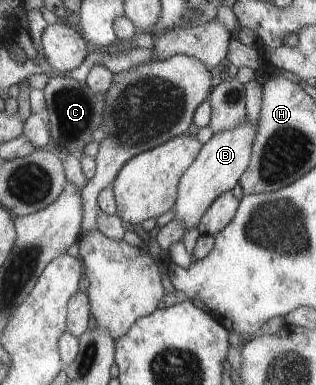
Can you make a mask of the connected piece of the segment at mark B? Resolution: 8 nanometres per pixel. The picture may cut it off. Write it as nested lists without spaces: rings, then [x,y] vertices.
[[[245,118],[235,129],[213,134],[211,139],[202,145],[190,168],[180,177],[177,198],[170,210],[173,212],[173,218],[184,224],[185,231],[199,224],[199,220],[219,194],[230,191],[234,184],[239,182],[244,169],[249,165],[257,128],[257,125],[251,126]]]

